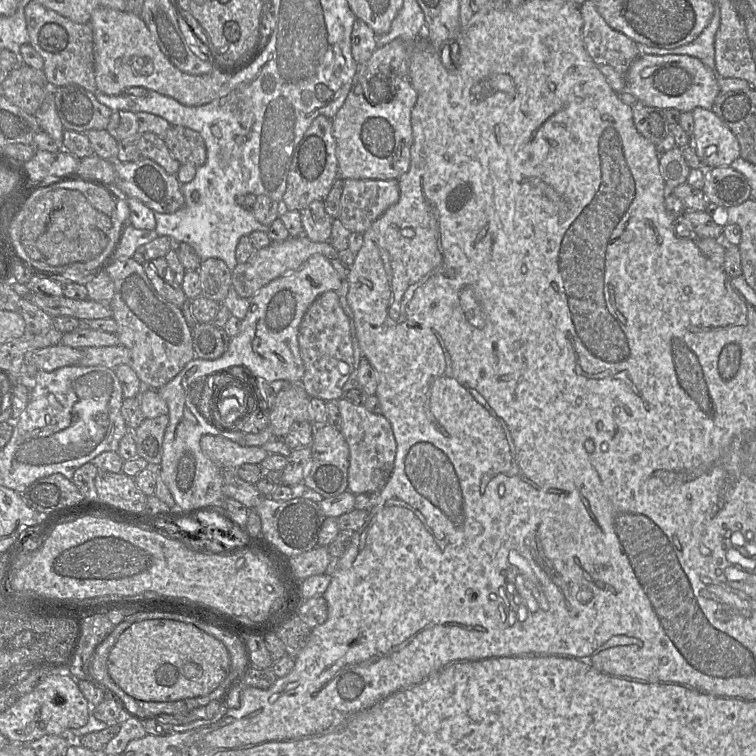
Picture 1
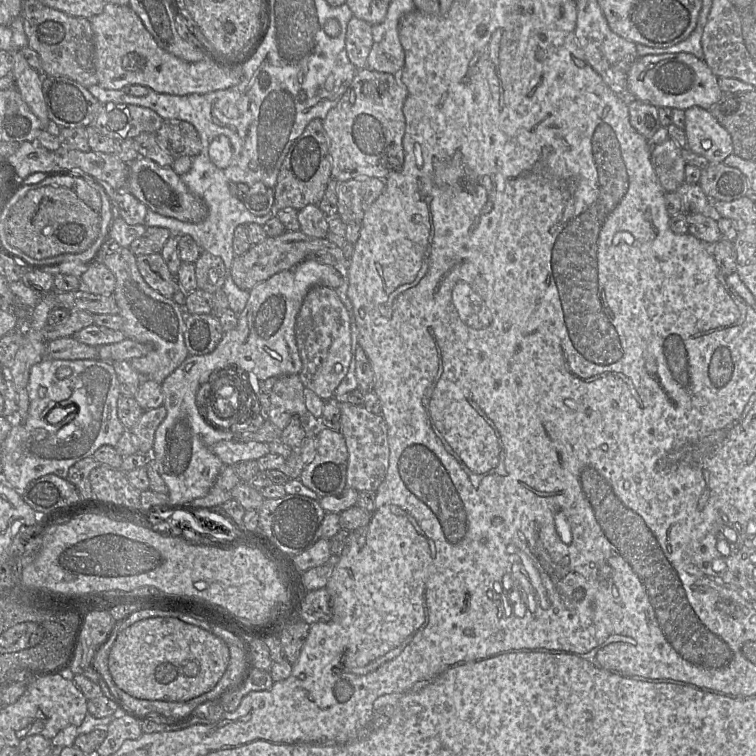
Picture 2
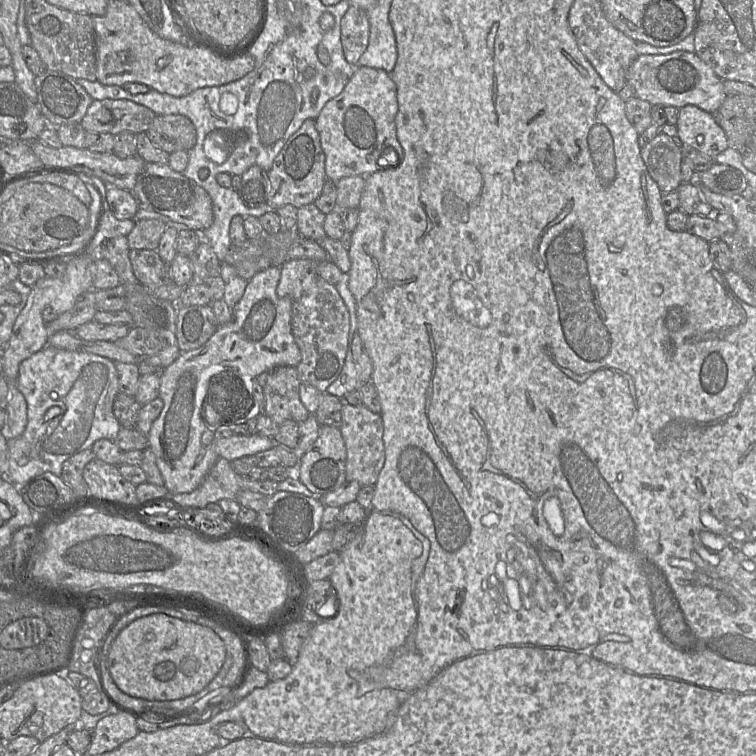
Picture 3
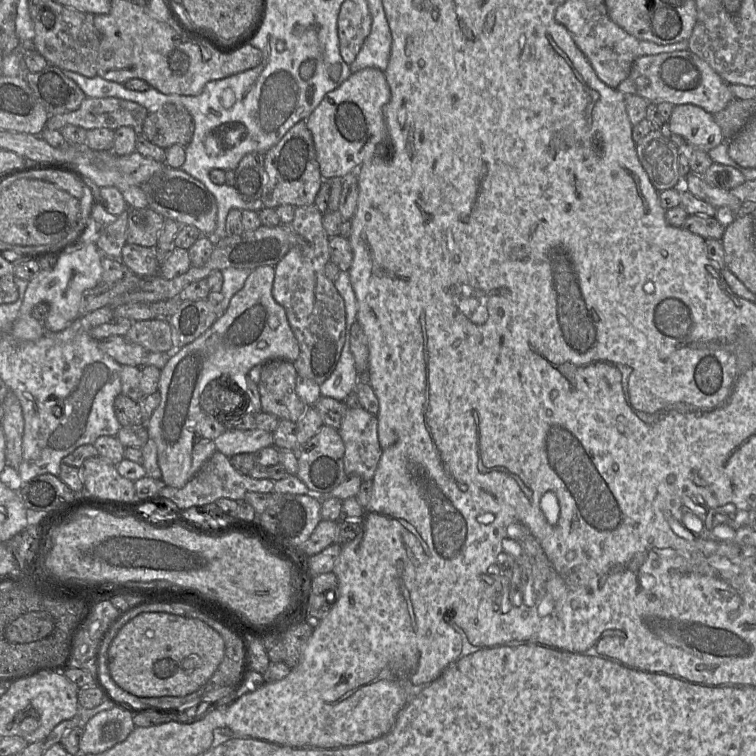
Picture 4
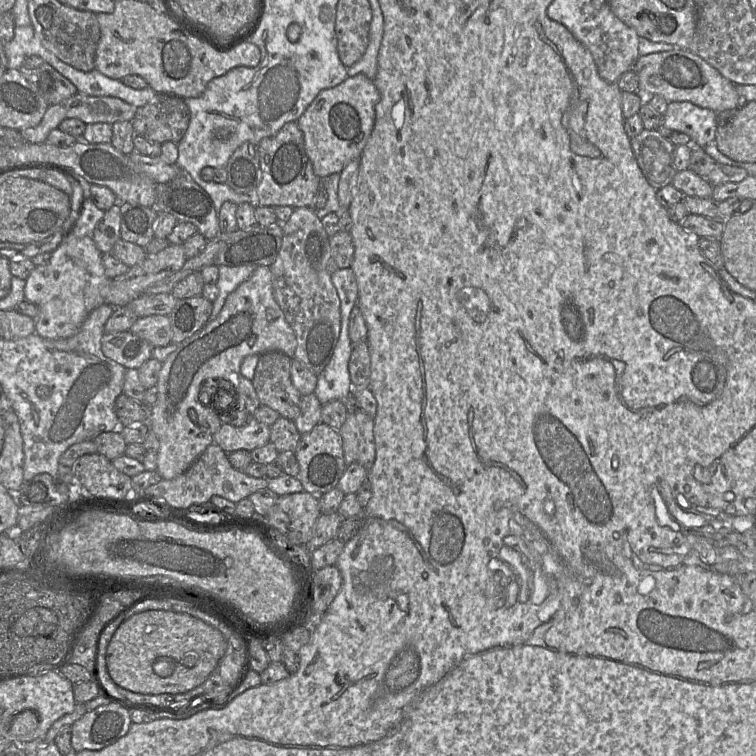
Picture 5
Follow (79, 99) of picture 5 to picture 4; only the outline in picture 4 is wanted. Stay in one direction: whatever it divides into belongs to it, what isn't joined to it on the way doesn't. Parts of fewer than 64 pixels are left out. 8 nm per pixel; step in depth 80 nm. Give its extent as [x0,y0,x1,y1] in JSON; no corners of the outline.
[45,97,149,130]

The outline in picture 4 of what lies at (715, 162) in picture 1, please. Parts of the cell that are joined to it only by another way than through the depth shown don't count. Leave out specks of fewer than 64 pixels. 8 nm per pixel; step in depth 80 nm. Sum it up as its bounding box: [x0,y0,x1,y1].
[667,105,724,152]

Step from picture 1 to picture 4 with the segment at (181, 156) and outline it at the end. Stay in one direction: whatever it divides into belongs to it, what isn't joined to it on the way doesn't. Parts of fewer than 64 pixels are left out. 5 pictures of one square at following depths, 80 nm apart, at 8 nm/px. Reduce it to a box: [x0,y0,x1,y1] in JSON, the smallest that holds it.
[138,102,194,149]

